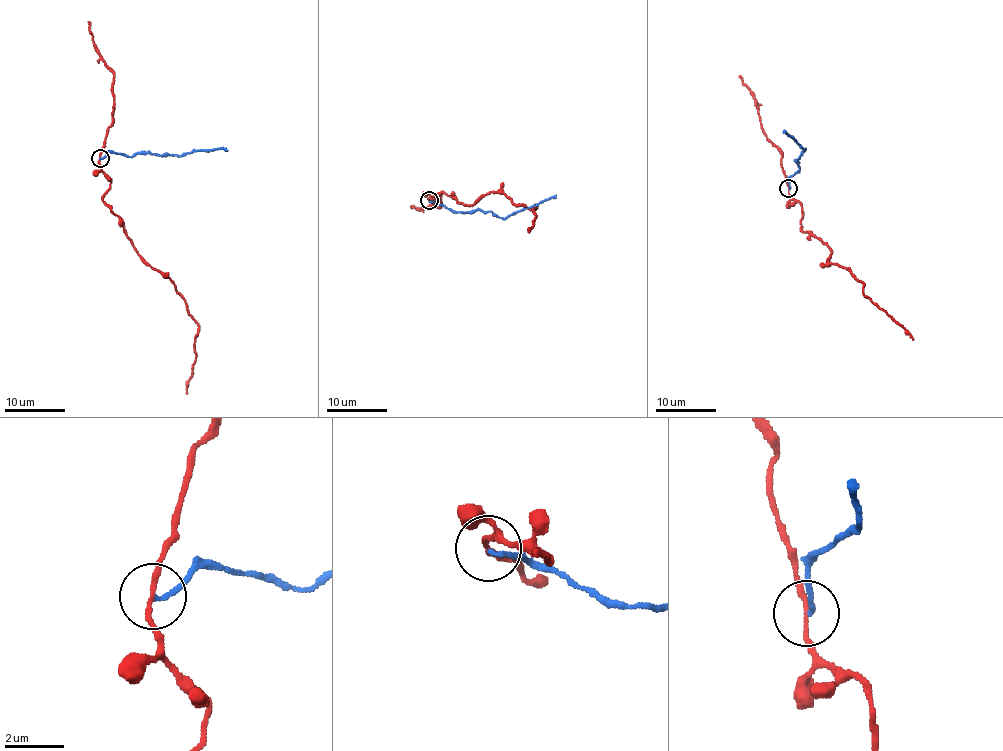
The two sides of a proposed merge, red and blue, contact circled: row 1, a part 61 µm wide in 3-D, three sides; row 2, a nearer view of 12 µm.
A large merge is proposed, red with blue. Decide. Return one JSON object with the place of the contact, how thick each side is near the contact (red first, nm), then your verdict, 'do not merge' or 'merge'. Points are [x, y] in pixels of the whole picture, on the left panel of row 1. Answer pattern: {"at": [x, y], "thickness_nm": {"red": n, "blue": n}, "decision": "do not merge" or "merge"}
{"at": [100, 158], "thickness_nm": {"red": 150, "blue": 150}, "decision": "do not merge"}

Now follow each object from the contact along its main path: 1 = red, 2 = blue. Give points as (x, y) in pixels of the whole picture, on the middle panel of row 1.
1: (429, 201), (441, 203), (434, 195), (442, 192), (470, 205), (501, 193), (517, 205), (536, 204), (529, 232)
2: (429, 201), (453, 211), (480, 209), (506, 219), (555, 195)

